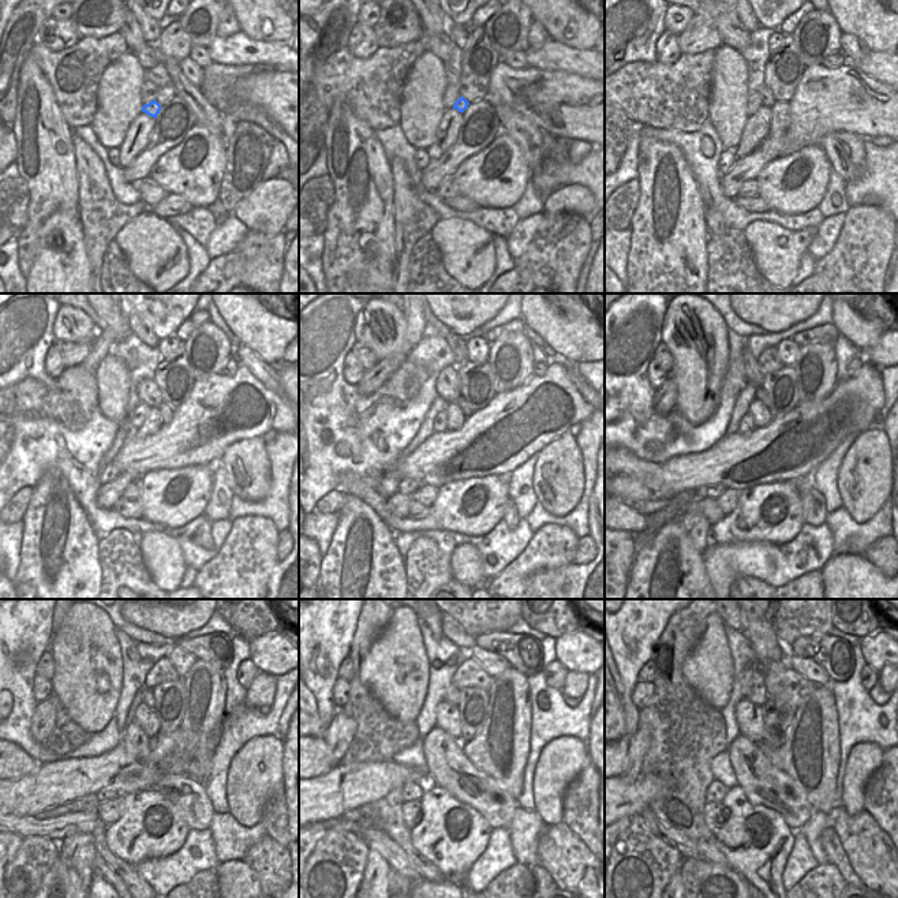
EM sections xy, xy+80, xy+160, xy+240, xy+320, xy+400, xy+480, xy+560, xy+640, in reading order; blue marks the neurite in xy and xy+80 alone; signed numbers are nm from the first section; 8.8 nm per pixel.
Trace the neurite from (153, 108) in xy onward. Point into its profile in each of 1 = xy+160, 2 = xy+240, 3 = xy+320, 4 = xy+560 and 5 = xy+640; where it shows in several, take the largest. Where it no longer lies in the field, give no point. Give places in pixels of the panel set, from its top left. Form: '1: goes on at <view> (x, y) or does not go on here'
1: goes on at xy+160 (767, 98)
2: goes on at xy+240 (148, 392)
3: goes on at xy+320 (446, 385)
4: goes on at xy+560 (436, 627)
5: goes on at xy+640 (739, 627)

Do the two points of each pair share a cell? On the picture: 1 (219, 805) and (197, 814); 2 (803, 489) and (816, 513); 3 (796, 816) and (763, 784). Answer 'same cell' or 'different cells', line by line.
1: different cells
2: same cell
3: same cell

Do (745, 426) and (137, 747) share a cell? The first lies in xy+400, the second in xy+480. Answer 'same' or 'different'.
same

